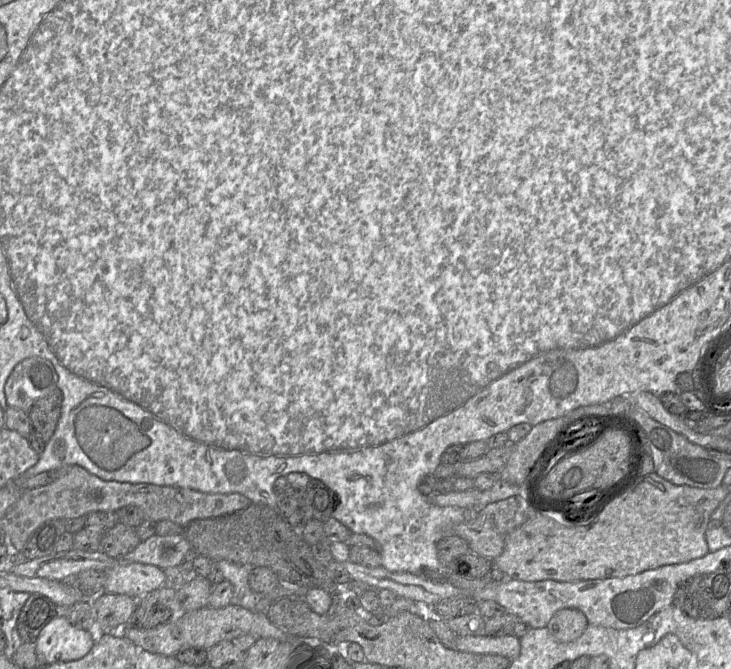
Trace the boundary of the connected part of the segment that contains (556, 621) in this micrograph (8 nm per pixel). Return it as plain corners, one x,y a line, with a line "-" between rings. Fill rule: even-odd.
565,608
557,611
546,628
559,642
572,642
577,640
586,630
589,623
578,609

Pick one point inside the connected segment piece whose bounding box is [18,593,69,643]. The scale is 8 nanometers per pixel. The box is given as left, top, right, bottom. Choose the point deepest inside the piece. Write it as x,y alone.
38,610

